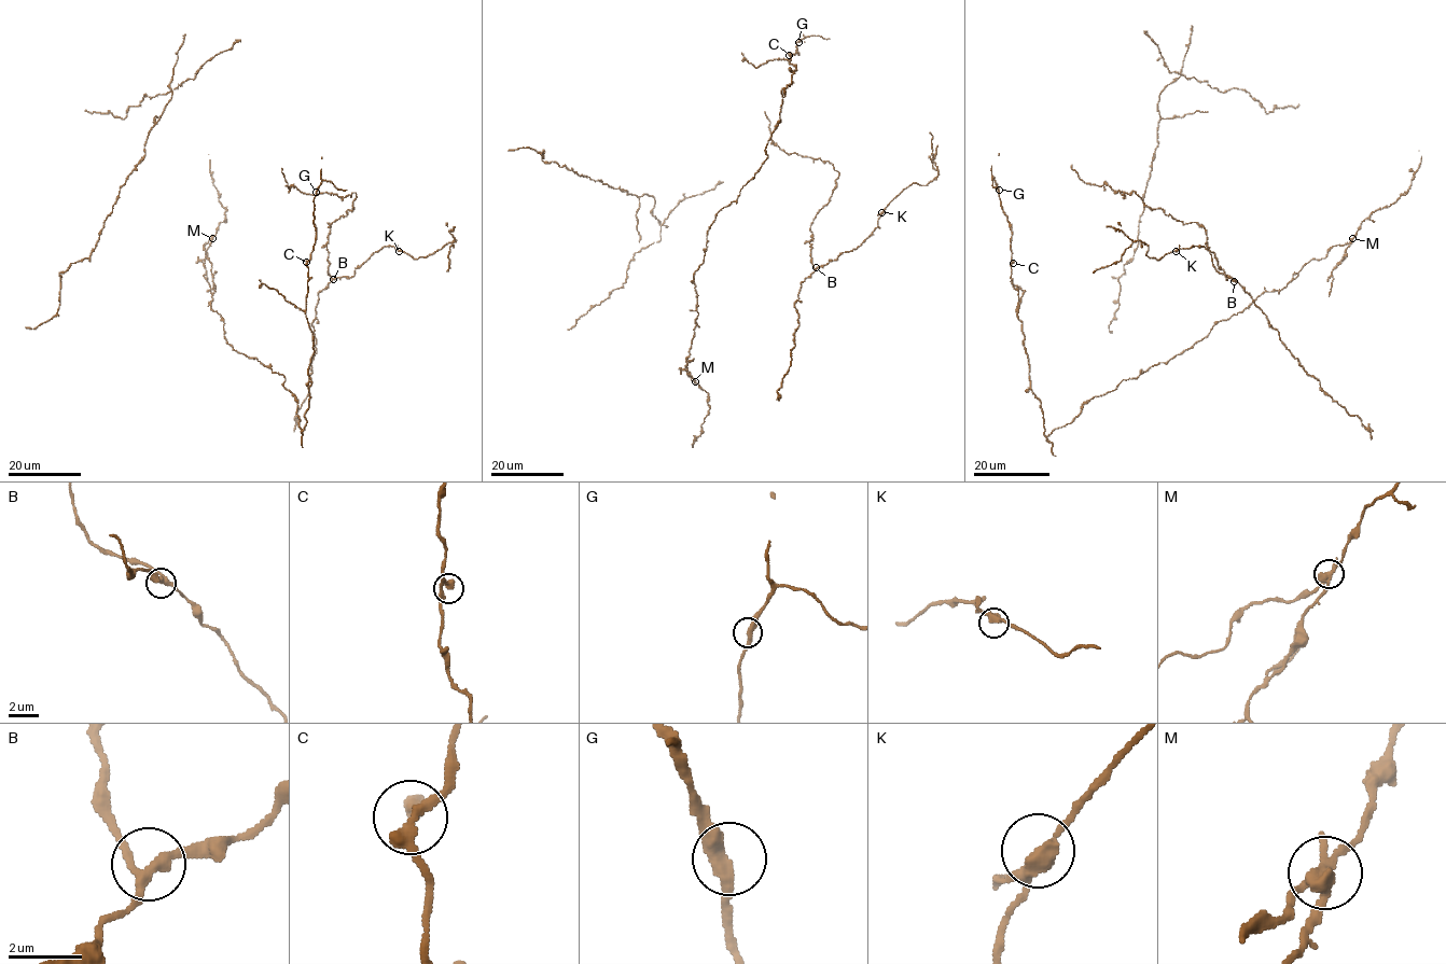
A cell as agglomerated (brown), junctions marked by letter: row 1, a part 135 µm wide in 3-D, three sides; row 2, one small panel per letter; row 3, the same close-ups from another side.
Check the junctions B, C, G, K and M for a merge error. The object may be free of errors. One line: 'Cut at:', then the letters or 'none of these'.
Cut at: M

